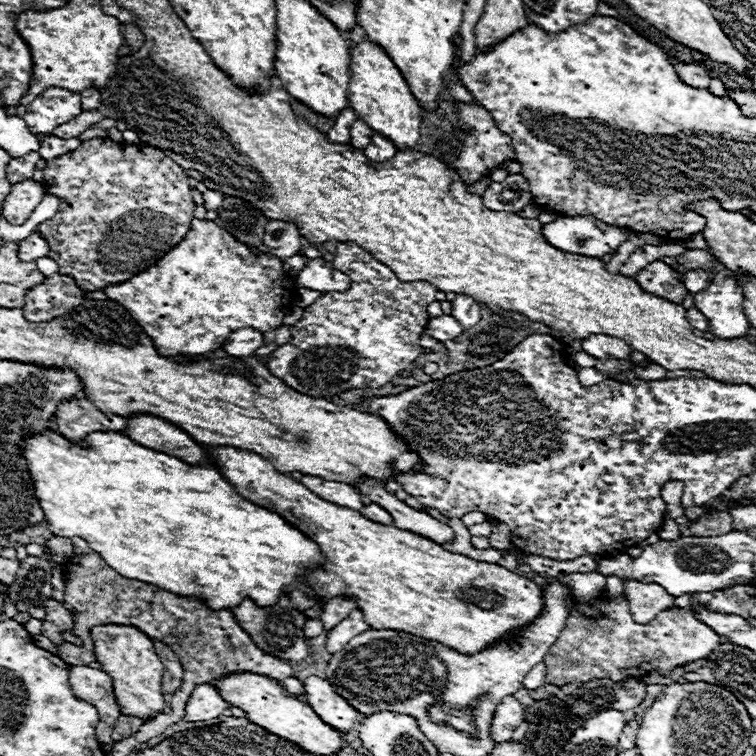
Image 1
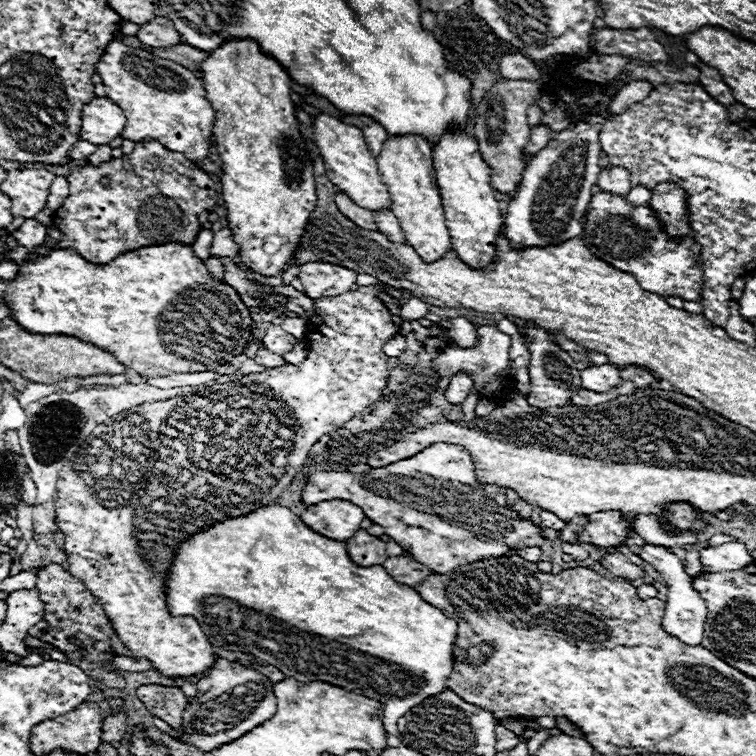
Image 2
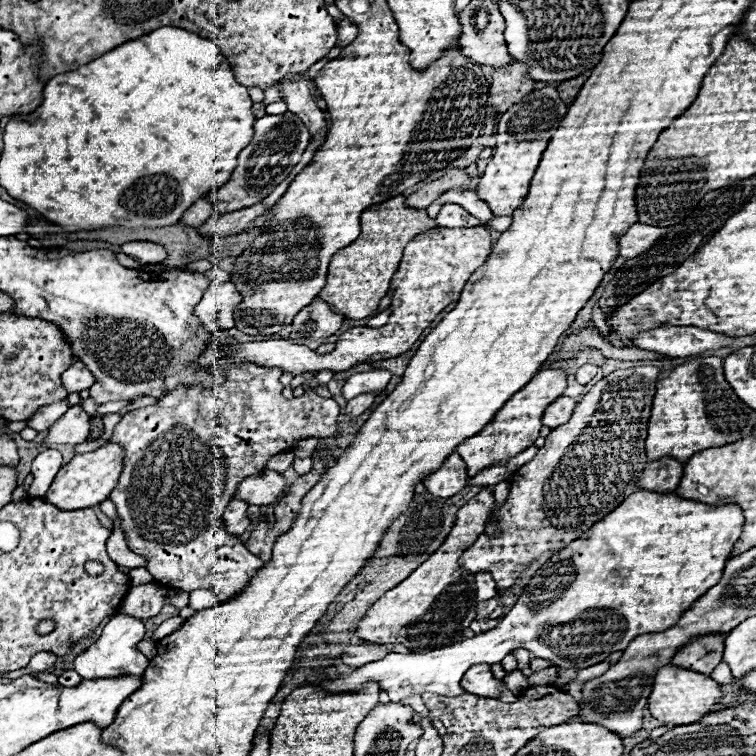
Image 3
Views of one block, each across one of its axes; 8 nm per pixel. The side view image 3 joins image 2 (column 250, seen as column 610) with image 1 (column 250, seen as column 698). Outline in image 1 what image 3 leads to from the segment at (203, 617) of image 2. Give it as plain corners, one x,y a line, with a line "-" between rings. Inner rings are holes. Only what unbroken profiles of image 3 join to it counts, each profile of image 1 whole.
46,428
40,434
22,438
22,456
28,464
36,498
44,506
48,528
56,536
80,536
124,578
154,584
176,594
192,594
206,600
212,610
234,608
244,598
252,598
258,606
272,606
282,594
288,594
300,610
318,604
312,588
304,584
304,574
324,562
316,542
276,512
246,502
218,470
192,466
176,456
140,446
126,434
112,430
88,434
82,444
74,444

